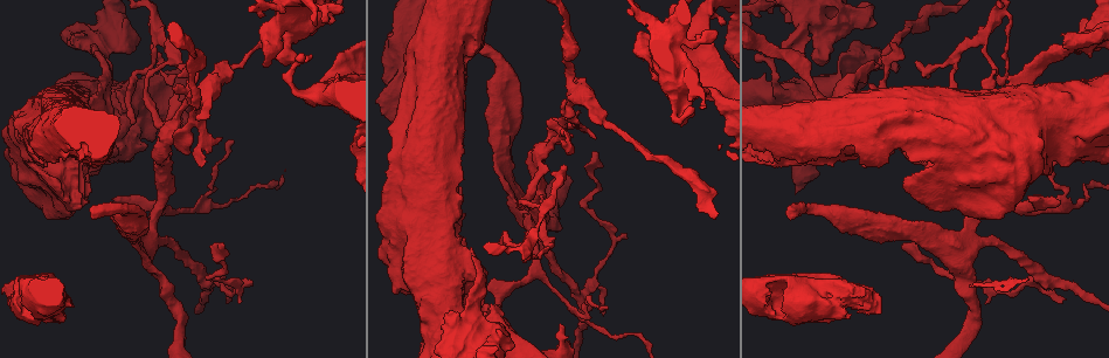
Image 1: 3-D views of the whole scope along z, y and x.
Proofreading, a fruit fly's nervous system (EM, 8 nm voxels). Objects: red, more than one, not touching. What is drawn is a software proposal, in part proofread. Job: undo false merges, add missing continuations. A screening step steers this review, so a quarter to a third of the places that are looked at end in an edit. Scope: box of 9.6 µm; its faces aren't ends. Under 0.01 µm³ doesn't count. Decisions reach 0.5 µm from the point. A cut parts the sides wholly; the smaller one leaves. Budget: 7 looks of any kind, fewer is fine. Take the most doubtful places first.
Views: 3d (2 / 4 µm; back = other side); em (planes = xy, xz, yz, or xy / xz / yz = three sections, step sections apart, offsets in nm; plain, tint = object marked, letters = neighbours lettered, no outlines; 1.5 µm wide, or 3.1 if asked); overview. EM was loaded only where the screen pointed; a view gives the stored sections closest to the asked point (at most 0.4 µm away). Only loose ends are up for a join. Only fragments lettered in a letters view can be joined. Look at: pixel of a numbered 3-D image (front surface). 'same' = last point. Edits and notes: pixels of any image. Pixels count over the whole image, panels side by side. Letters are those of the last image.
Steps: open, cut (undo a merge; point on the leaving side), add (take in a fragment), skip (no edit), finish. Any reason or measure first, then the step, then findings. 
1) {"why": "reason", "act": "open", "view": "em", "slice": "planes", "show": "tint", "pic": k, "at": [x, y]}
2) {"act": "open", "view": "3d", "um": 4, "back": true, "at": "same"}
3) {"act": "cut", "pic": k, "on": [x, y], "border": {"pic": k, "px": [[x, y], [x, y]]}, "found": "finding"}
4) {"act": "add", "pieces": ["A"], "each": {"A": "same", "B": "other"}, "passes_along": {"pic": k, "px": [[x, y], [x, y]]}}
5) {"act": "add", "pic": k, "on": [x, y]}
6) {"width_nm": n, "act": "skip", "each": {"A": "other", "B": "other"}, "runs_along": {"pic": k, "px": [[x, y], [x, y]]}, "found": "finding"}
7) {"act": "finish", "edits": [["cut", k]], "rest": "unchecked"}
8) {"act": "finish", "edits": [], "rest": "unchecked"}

{"why": "thick end", "act": "open", "view": "em", "slice": "yz", "step": 8, "show": "letters", "pic": 1, "at": [562, 325]}

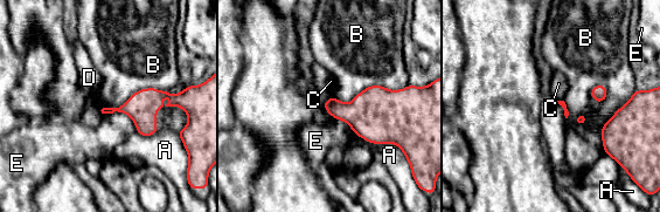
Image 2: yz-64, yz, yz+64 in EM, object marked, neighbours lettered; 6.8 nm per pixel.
{"act": "skip", "each": {"A": "other", "B": "other", "C": "other", "D": "other", "E": "other"}, "found": "none of them fits"}

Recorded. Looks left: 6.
{"why": "sharp bend", "act": "open", "view": "3d", "um": 4, "pic": 1, "at": [819, 53]}

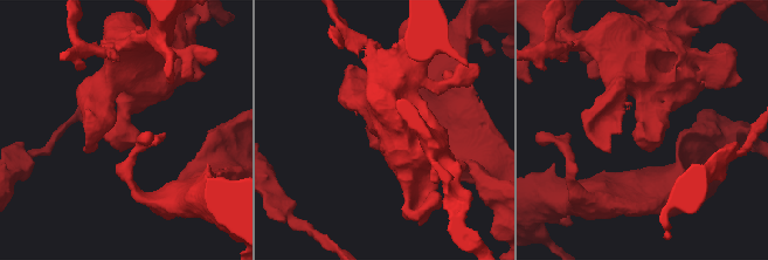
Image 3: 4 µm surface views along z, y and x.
{"act": "open", "view": "em", "slice": "planes", "show": "tint", "pic": 3, "at": [644, 129]}

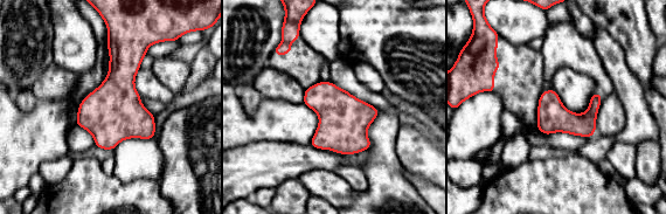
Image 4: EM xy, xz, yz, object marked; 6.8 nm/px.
{"why": "see the neighbours", "act": "open", "view": "em", "slice": "planes", "show": "letters", "at": "same"}

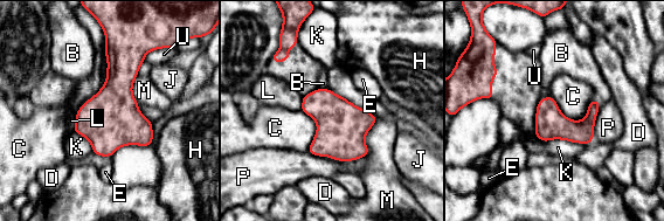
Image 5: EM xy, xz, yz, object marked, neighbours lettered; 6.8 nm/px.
{"act": "skip", "each": {"B": "other", "C": "other", "D": "other", "E": "other", "H": "other", "J": "other", "K": "other", "L": "other", "M": "other", "P": "other", "U": "other"}, "border": {"pic": 5, "px": [[104, 52], [105, 82], [74, 119]]}, "found": "one neuron here"}

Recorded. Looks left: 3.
{"why": "an open end", "act": "open", "view": "em", "slice": "xy", "step": 8, "show": "letters", "pic": 1, "at": [94, 217]}

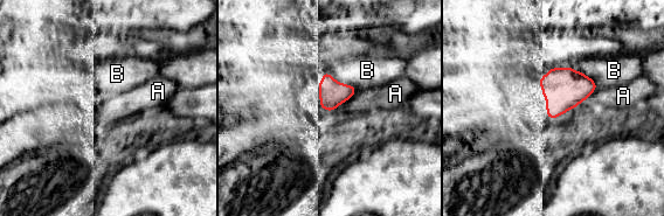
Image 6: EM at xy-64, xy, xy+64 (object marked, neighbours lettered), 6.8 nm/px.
{"act": "open", "view": "em", "slice": "planes", "show": "letters", "at": "same"}

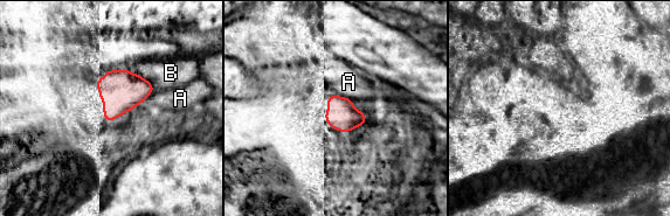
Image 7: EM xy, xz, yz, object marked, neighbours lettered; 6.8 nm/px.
{"act": "skip", "each": {"A": "other", "B": "other"}, "border": {"pic": 7, "px": [[338, 95], [350, 98]]}, "found": "no lettered fragment goes on from it"}

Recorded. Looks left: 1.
{"act": "finish", "edits": [], "rest": "unchecked"}

